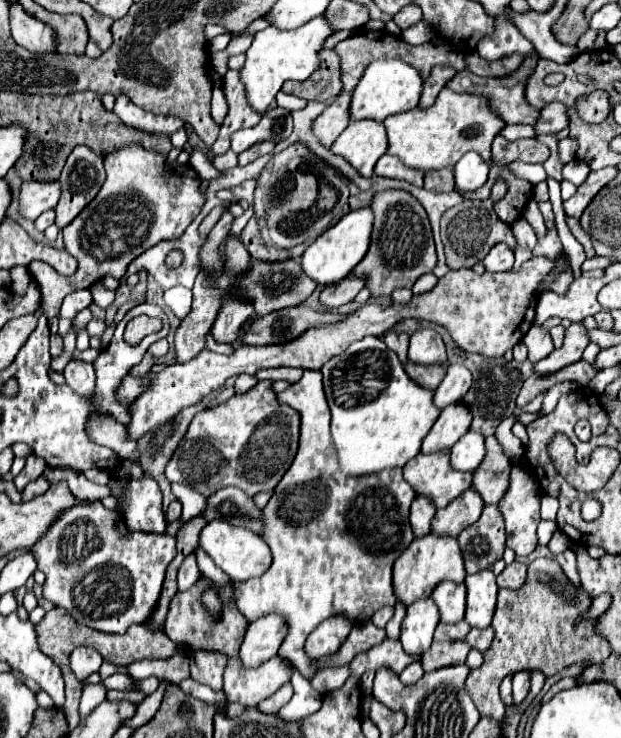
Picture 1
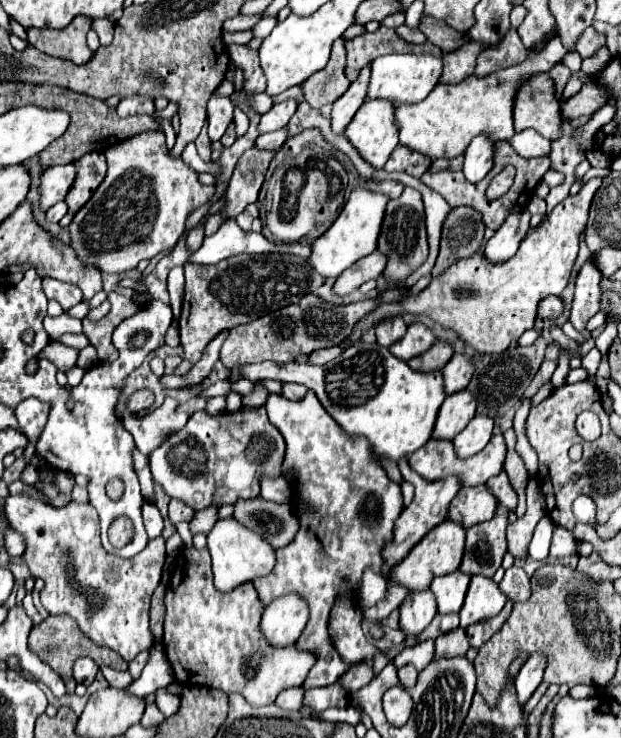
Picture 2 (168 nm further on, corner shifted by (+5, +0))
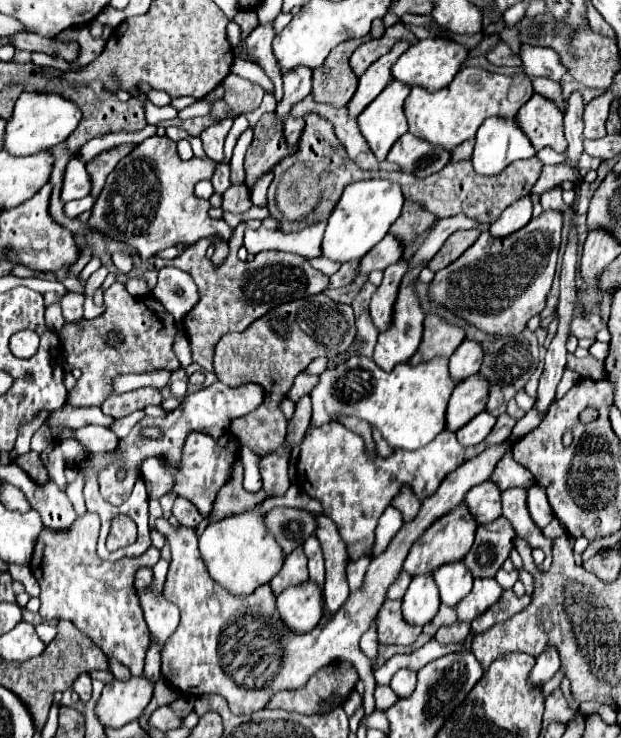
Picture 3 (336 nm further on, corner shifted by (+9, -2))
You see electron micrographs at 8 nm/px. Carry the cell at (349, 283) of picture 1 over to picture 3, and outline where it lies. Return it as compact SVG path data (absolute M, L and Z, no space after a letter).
M386 235L386 239L382 239L382 243L378 243L378 247L374 247L374 251L370 251L370 255L366 255L366 259L362 259L360 263L360 271L362 273L370 273L374 269L384 271L388 265L396 263L404 253L404 247L398 243L398 239L394 239L394 235Z

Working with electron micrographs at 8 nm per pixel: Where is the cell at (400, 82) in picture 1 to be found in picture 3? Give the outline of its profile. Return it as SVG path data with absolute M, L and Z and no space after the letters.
M428 37L418 41L416 45L412 45L392 67L394 79L410 85L410 87L424 87L428 91L438 91L442 87L446 87L454 75L460 71L462 63L470 57L470 47L454 41L454 39L444 39L444 37Z

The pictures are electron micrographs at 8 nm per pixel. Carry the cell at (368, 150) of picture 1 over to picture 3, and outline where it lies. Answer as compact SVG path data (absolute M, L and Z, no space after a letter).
M394 81L358 117L360 131L380 161L386 159L392 143L408 131L404 113L406 95L410 95L410 87Z

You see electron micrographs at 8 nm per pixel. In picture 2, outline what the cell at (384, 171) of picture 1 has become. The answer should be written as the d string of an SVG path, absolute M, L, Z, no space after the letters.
M398 145L398 147L392 151L390 159L386 161L384 169L386 169L386 171L404 171L404 173L420 179L420 177L428 171L430 163L432 163L430 157L426 157L426 155L422 155L422 153L414 153L414 151L410 151L408 147Z

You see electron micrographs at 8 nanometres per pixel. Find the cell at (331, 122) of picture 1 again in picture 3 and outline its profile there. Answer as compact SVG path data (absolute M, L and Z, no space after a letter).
M398 41L398 43L392 47L390 53L382 55L376 63L372 63L372 65L368 67L368 71L360 77L356 95L354 95L352 101L348 103L350 115L358 117L358 115L364 111L364 107L366 107L370 101L374 101L374 99L384 91L384 87L394 79L392 73L390 73L390 67L398 61L398 57L400 57L408 47L410 47L408 41Z

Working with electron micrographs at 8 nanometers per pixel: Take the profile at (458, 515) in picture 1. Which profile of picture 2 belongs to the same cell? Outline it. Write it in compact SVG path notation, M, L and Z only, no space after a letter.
M486 485L478 487L462 487L448 509L448 519L460 523L464 529L488 521L494 515L498 501L486 489Z

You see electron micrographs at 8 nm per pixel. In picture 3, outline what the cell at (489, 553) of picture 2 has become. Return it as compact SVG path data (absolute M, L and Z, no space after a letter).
M506 517L480 525L476 541L462 559L474 577L494 577L514 547L514 529Z

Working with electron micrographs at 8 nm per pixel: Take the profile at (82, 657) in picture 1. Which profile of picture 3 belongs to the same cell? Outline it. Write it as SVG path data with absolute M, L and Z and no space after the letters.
M84 673L84 675L80 675L80 677L76 679L74 691L78 693L80 701L88 701L88 699L92 697L92 683L90 683L90 675L88 675L88 673Z

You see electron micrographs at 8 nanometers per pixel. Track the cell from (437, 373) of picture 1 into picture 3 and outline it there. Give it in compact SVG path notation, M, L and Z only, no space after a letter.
M432 313L426 315L424 317L424 337L422 337L418 351L410 359L410 363L412 365L424 363L438 355L450 357L456 351L456 347L464 341L464 335L466 335L464 329L446 323L446 319L442 319L440 315L432 315Z

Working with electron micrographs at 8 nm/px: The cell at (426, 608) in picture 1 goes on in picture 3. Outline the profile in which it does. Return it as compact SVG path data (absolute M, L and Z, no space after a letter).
M416 575L408 585L408 591L402 599L402 613L406 623L424 625L430 621L440 607L438 587L432 575Z

